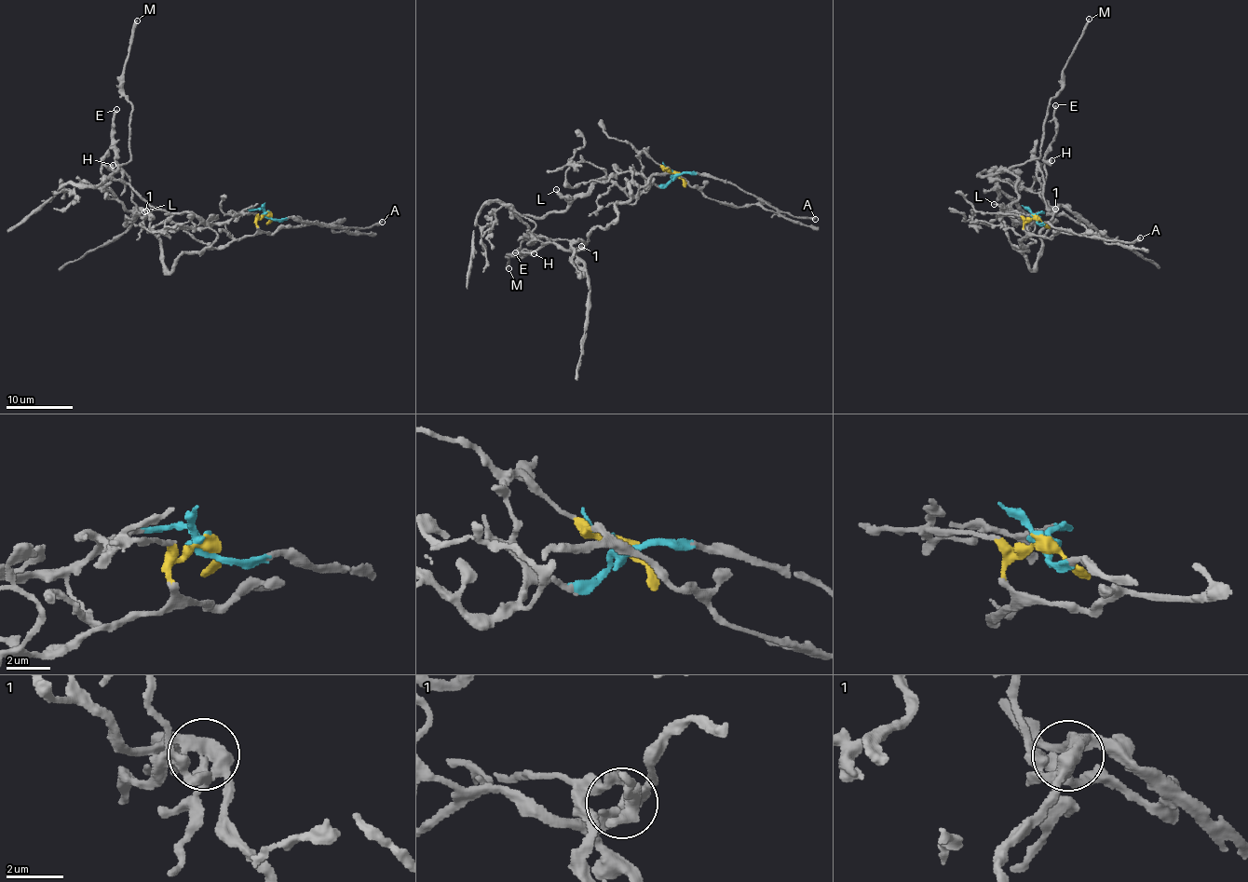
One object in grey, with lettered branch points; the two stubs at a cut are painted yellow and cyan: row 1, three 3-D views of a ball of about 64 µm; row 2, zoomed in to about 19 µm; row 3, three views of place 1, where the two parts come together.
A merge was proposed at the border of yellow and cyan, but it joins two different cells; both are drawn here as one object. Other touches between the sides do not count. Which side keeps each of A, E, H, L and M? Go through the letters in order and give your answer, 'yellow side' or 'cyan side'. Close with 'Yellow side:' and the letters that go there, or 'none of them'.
A: cyan side
E: yellow side
H: yellow side
L: cyan side
M: cyan side
Yellow side: E, H

